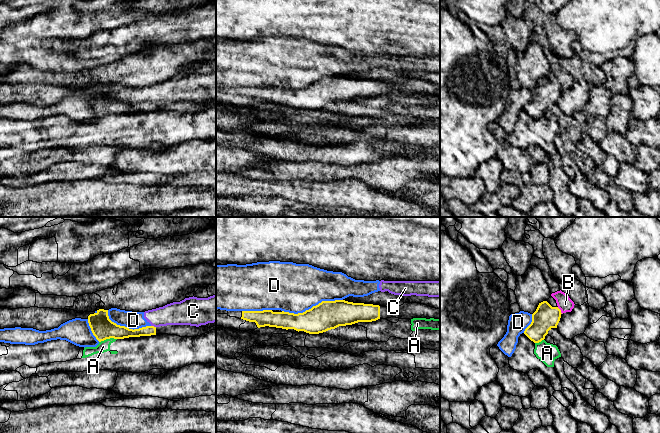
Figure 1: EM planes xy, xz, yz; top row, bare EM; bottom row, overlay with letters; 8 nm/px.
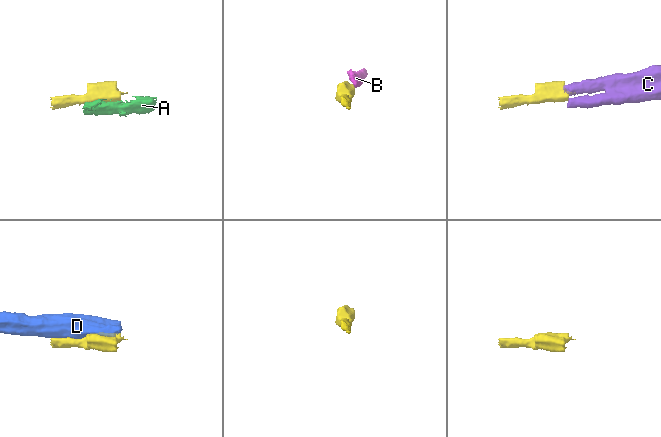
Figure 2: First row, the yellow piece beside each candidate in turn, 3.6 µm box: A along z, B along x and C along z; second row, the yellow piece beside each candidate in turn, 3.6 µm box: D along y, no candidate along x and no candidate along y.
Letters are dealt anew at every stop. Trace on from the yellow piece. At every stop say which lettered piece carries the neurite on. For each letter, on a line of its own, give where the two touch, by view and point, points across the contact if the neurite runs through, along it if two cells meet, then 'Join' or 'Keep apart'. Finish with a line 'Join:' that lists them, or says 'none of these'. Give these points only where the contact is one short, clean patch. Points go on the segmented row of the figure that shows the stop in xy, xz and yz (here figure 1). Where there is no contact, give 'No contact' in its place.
A: Touches yellow at xy (107, 338). Keep apart
B: Touches yellow at yz (560, 310). Boundary: yz (557, 307), (562, 313). Keep apart
C: Touches yellow at xy (153, 326). Boundary: xy (151, 325), (155, 327). Keep apart
D: Touches yellow at xz (313, 306). Keep apart
Join: none of these

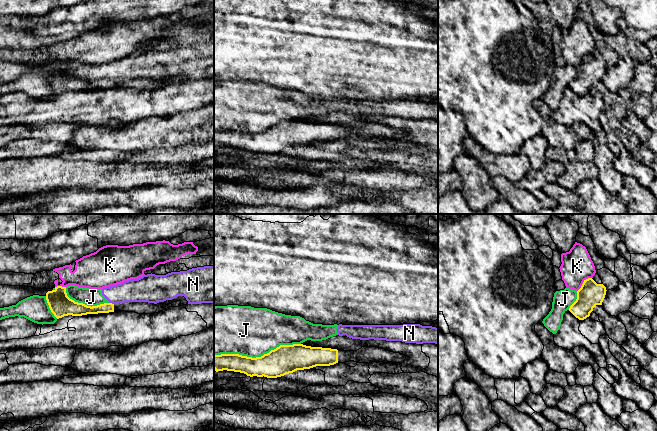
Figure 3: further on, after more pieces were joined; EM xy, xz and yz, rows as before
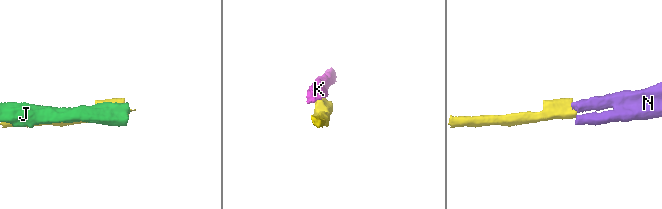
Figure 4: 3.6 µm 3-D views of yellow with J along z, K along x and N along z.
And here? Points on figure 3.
J: Touches yellow at xz (257, 357). Keep apart
K: Touches yellow at yz (583, 283). Boundary: yz (591, 277), (588, 277), (577, 291). Keep apart
N: Touches yellow at xy (111, 303). Boundary: xy (109, 302), (113, 304). Keep apart
Join: none of these

